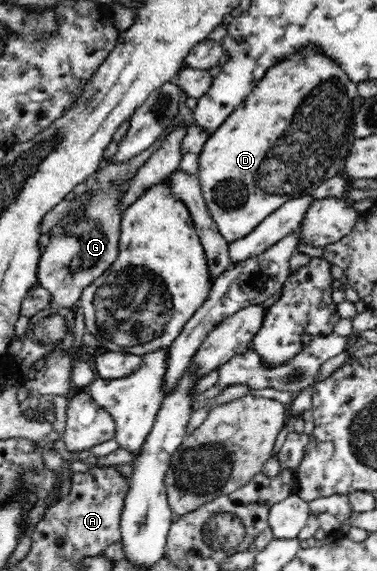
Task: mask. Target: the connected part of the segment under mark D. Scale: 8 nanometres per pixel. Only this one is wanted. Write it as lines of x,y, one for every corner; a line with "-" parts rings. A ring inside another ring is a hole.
308,47
300,49
294,55
286,57
284,61
278,61
274,67
266,71
264,77
257,83
257,86
244,98
244,101
224,120
220,127
217,127
211,136
206,140
199,153
197,178
200,180
204,200
210,216
214,219
219,233
232,243
242,237
246,237
266,218
277,211
286,201
298,199
310,195
326,179
332,179
338,175
344,167
344,159
348,157
352,141
348,139
350,127
352,127
352,99
357,96
354,82
347,76
347,73
339,67
333,59
323,55
319,47

